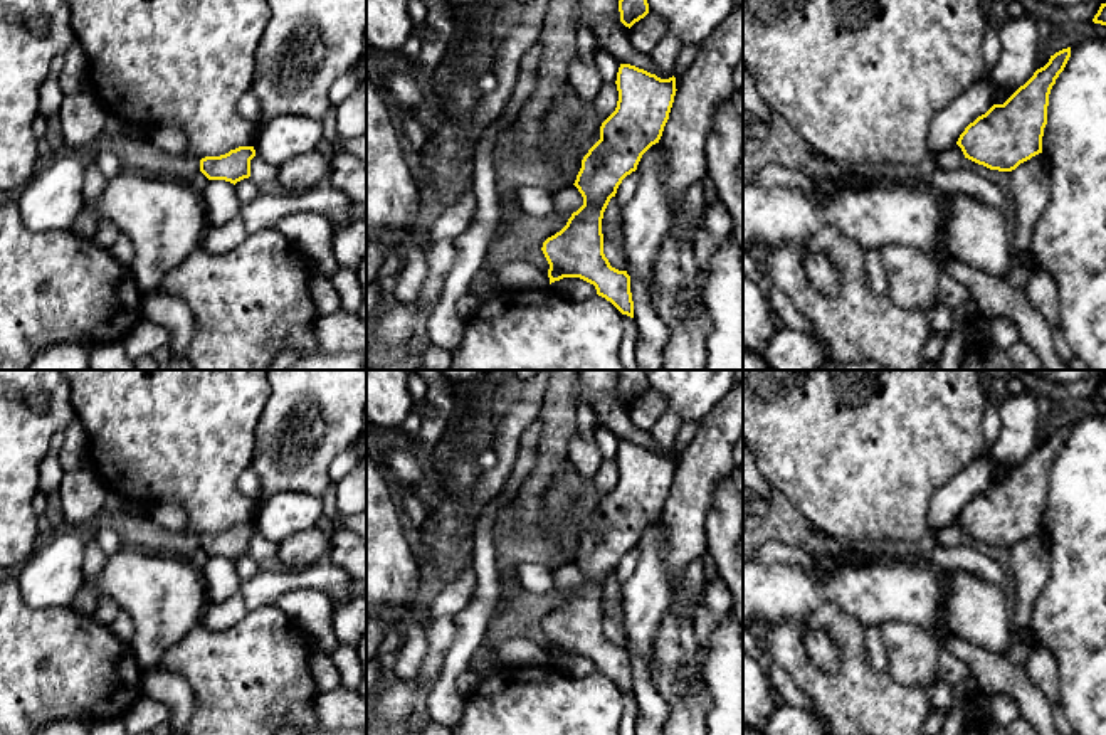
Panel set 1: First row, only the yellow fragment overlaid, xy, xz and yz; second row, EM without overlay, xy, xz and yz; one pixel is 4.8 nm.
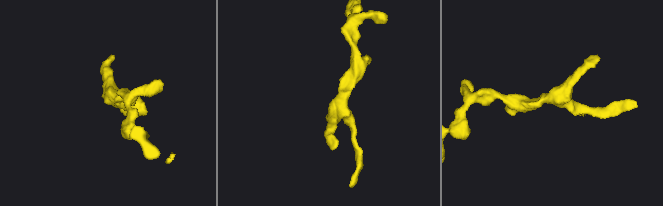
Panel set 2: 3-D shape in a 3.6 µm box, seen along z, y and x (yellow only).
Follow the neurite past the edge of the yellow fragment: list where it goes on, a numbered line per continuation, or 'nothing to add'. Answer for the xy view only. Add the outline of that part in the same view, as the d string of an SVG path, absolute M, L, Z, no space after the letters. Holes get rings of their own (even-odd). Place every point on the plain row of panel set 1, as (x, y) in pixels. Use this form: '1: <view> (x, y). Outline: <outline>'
nothing to add

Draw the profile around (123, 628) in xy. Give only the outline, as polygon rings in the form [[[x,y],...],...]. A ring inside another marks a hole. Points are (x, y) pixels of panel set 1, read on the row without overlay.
[[[119,611],[118,617],[114,619],[109,629],[119,641],[131,644],[134,634],[134,624],[124,611]]]

